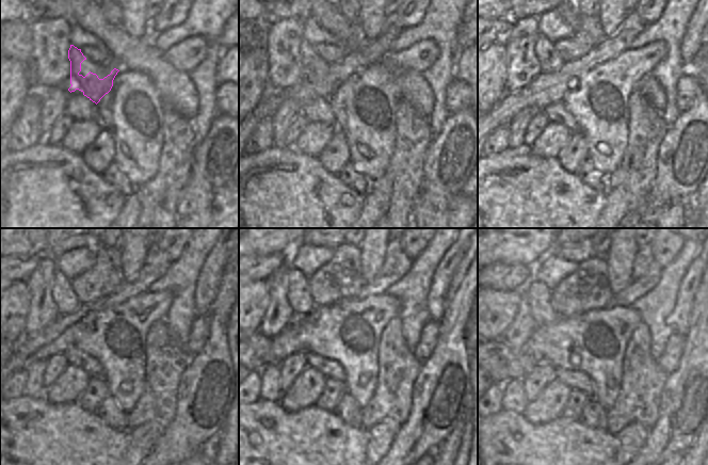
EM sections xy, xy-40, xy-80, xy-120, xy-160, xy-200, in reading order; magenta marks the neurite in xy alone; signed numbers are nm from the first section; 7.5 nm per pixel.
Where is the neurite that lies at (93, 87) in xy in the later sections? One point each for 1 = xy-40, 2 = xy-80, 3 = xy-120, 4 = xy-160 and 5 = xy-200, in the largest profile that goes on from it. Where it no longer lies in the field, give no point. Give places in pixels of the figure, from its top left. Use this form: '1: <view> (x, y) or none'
1: xy-40 (310, 60)
2: xy-80 (547, 57)
3: xy-120 (68, 306)
4: xy-160 (300, 298)
5: xy-200 (538, 295)

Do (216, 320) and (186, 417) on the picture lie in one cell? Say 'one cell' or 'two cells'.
one cell

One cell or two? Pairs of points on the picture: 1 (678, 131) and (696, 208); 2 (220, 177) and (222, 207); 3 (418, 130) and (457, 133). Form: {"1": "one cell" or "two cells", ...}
{"1": "two cells", "2": "two cells", "3": "two cells"}

